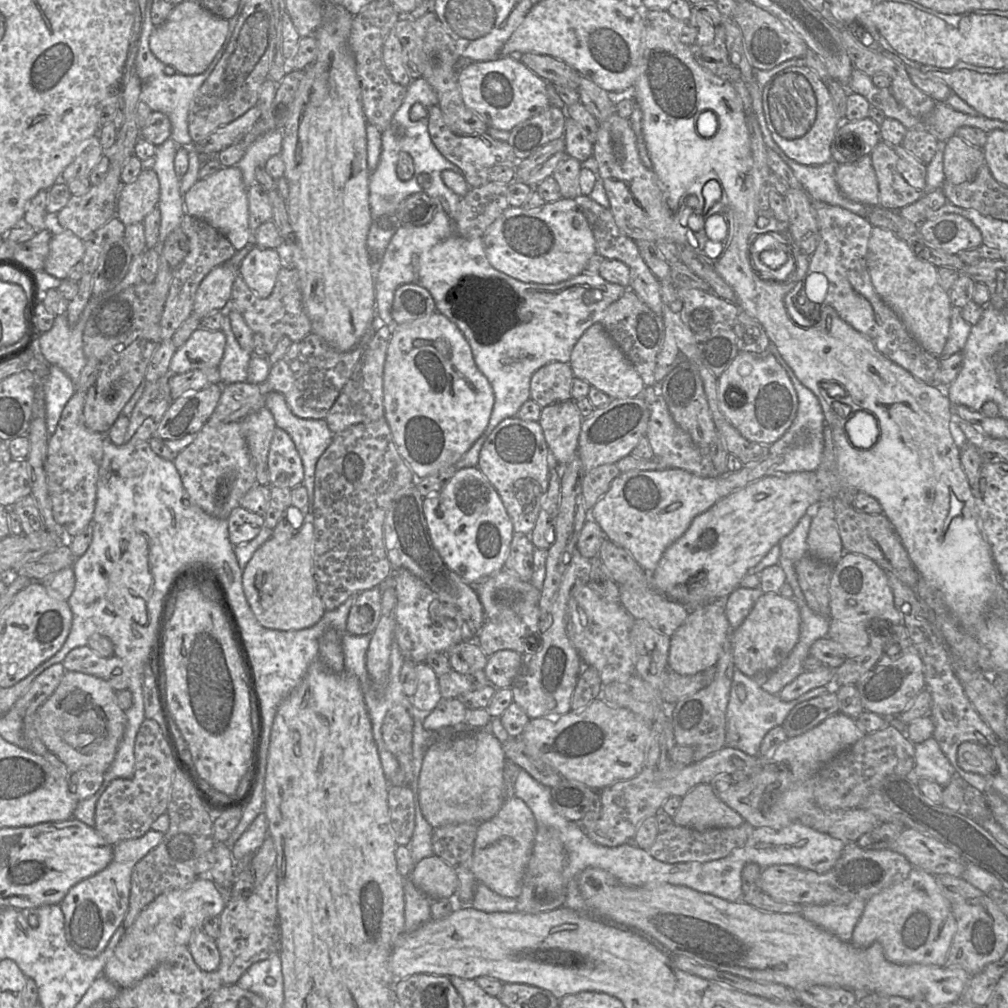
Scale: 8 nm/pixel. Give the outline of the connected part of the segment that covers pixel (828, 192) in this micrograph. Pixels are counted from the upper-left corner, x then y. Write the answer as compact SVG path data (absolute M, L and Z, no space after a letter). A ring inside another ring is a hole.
M780 153L780 157L792 169L812 200L840 206L863 218L868 216L870 207L847 198L840 191L836 183L836 169L840 164L831 160L821 165L807 166L788 158L784 153Z

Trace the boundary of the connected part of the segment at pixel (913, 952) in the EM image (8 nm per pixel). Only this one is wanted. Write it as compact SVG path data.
M912 867L904 880L881 890L866 900L863 913L853 930L851 943L858 948L867 948L874 942L878 942L883 948L885 958L898 965L945 966L956 929L952 909L937 886L935 876L920 868Z

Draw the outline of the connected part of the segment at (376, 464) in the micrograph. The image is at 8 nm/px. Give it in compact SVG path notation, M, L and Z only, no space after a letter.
M380 405L378 419L352 425L333 435L331 444L315 466L311 506L315 536L313 572L327 611L336 609L349 597L378 587L393 574L384 544L383 524L391 501L401 489L414 482L414 477L397 451L383 405Z

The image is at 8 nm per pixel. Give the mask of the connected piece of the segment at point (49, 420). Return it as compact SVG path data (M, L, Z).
M49 366L45 380L44 399L47 431L52 435L59 423L62 411L76 391L74 382L58 366Z

